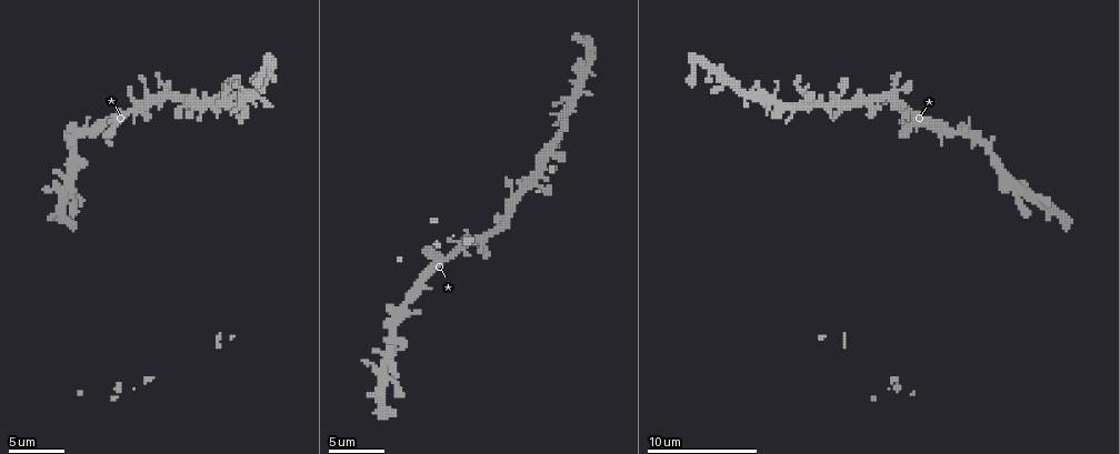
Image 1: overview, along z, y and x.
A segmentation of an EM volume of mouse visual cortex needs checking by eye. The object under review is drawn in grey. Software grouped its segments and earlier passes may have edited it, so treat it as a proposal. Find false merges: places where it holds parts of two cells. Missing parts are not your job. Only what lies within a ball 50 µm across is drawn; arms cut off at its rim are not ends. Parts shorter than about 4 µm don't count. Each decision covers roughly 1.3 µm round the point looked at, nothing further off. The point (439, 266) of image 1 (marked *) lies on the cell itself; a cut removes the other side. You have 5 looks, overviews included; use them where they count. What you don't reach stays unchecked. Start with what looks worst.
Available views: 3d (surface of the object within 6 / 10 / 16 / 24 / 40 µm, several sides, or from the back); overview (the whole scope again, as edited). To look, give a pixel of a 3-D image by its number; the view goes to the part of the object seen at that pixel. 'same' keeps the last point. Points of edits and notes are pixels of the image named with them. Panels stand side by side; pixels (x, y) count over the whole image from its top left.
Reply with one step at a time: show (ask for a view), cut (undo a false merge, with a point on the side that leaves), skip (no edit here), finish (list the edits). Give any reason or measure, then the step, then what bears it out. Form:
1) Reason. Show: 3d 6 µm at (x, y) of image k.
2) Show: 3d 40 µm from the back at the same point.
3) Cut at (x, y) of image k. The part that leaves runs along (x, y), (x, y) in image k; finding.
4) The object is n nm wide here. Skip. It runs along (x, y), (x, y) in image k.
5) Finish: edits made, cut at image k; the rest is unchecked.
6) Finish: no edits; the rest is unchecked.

Calibre changes. Show: 3d 6 µm at (1004, 180) of image 1.

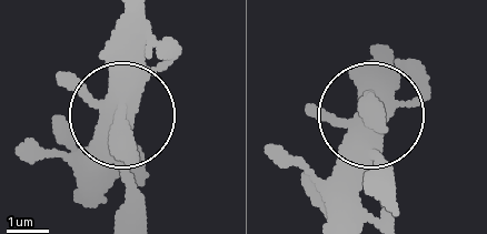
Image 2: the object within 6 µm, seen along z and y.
Skip. It runs along (137, 13), (119, 119), (130, 211) in image 2; all the same cell.

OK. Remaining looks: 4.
Three-way junction. Show: 3d 10 µm at (796, 110) of image 1.

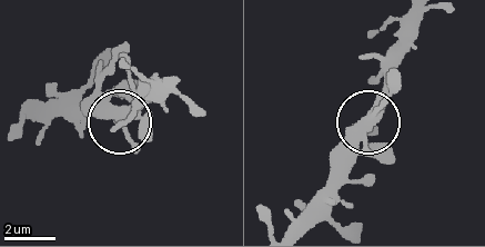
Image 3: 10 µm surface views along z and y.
3 arms meet here. Skip. Continuous, no second cell.

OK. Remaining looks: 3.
Four arms meet. Show: 3d 10 µm at (835, 99) of image 1.

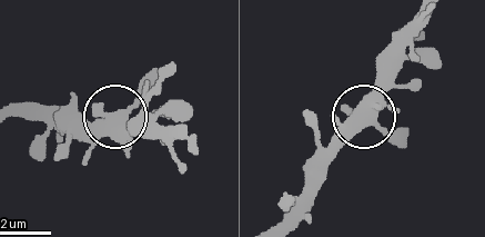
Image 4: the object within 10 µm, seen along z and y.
Show: 3d 6 µm at the same point.

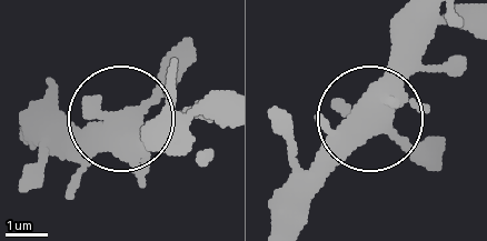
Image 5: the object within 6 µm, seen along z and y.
4 arms meet here. Skip. All the same cell.

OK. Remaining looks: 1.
Finish: no edits; the rest is unchecked.

